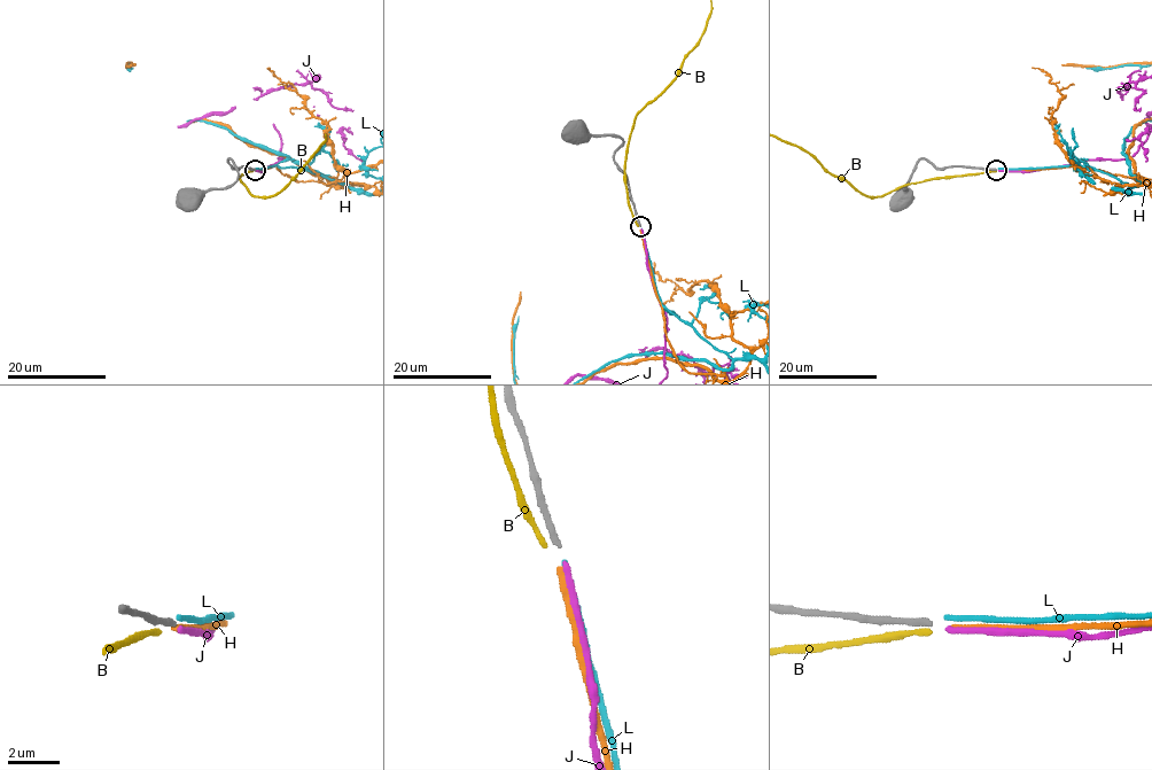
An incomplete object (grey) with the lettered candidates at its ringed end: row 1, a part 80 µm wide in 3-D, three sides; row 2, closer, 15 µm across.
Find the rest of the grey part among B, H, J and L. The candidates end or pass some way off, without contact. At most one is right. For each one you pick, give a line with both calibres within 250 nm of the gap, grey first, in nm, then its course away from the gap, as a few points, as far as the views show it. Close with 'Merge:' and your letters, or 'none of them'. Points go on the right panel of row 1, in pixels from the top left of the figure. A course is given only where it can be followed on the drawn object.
Merge: none of them

